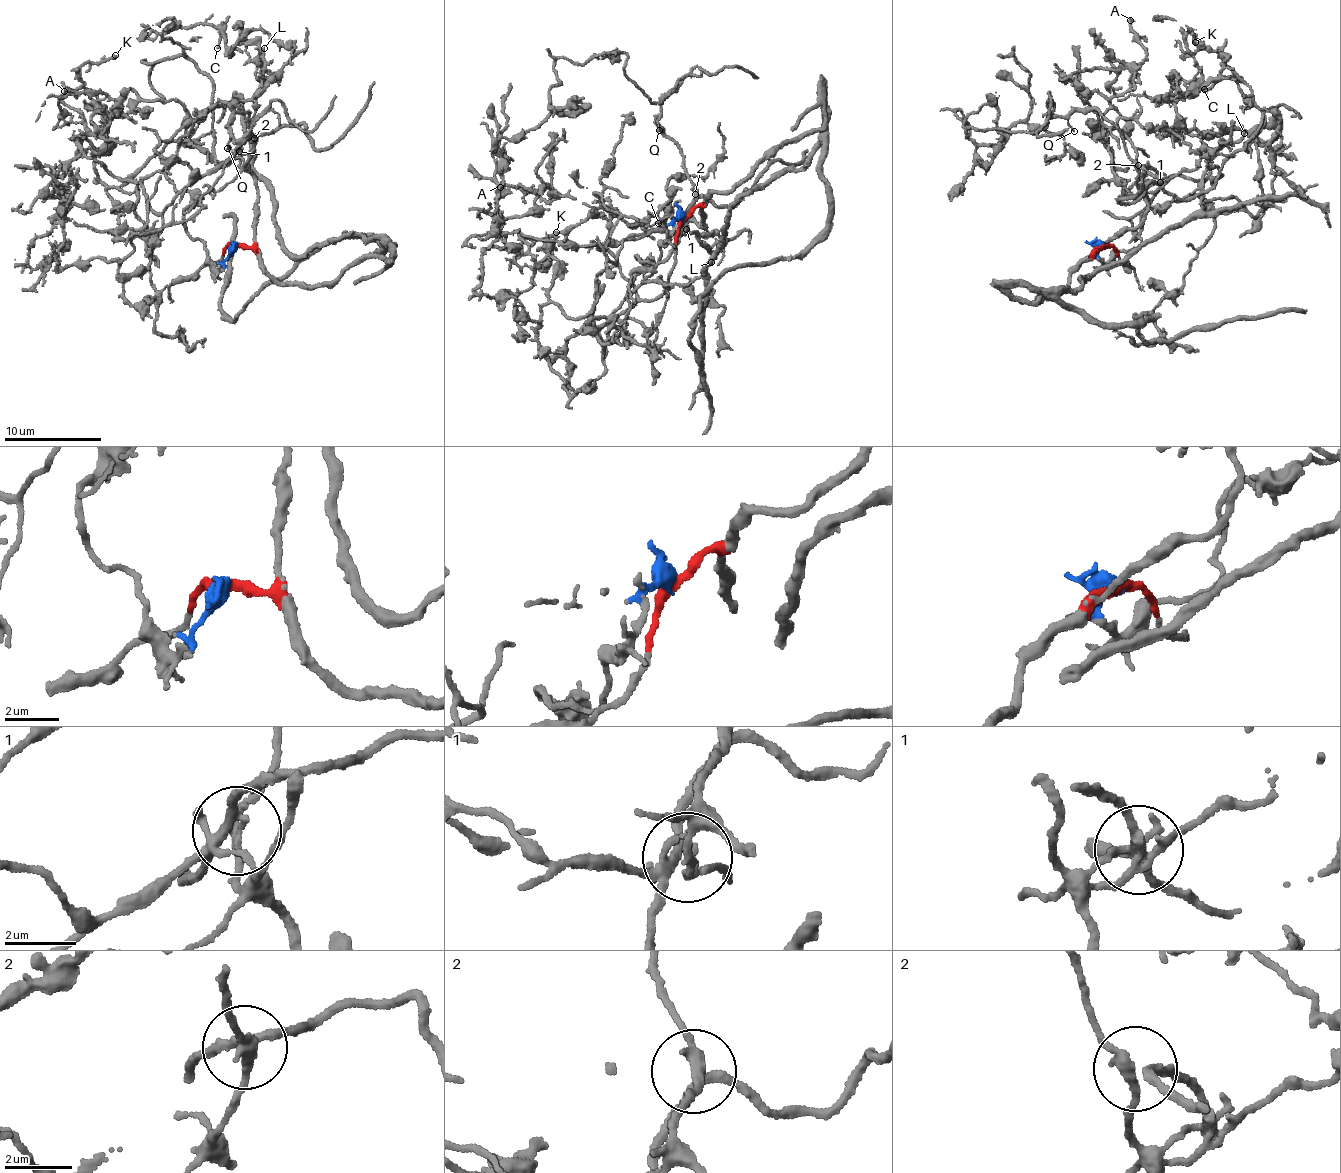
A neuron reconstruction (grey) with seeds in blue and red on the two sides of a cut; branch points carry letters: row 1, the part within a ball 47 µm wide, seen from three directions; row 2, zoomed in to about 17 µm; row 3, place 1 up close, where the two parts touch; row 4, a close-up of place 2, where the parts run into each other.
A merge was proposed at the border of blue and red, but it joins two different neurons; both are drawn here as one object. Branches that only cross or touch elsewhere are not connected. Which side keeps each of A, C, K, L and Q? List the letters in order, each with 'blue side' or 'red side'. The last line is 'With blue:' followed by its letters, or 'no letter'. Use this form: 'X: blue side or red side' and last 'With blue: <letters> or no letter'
A: blue side
C: blue side
K: blue side
L: red side
Q: red side
With blue: A, C, K

